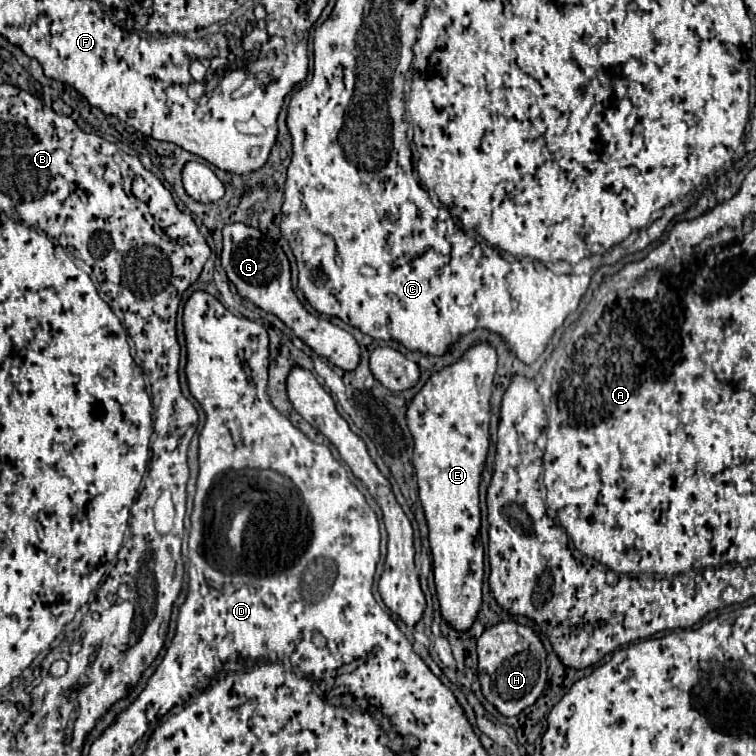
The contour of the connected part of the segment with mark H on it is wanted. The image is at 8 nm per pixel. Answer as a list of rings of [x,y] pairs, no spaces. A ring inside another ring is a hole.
[[[513,620],[489,626],[477,640],[477,654],[479,654],[479,682],[483,696],[503,716],[517,716],[521,710],[531,706],[545,690],[547,652],[533,628]]]

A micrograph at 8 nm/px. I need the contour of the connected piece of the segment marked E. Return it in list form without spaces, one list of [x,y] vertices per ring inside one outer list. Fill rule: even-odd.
[[[477,344],[469,348],[463,360],[453,366],[435,372],[421,392],[407,406],[407,426],[413,434],[413,466],[419,484],[419,500],[429,524],[429,544],[433,554],[433,574],[437,586],[437,598],[443,618],[459,632],[473,626],[481,608],[481,584],[483,584],[483,550],[475,546],[481,526],[479,508],[479,484],[489,456],[489,396],[493,376],[497,368],[497,354],[489,344]]]

